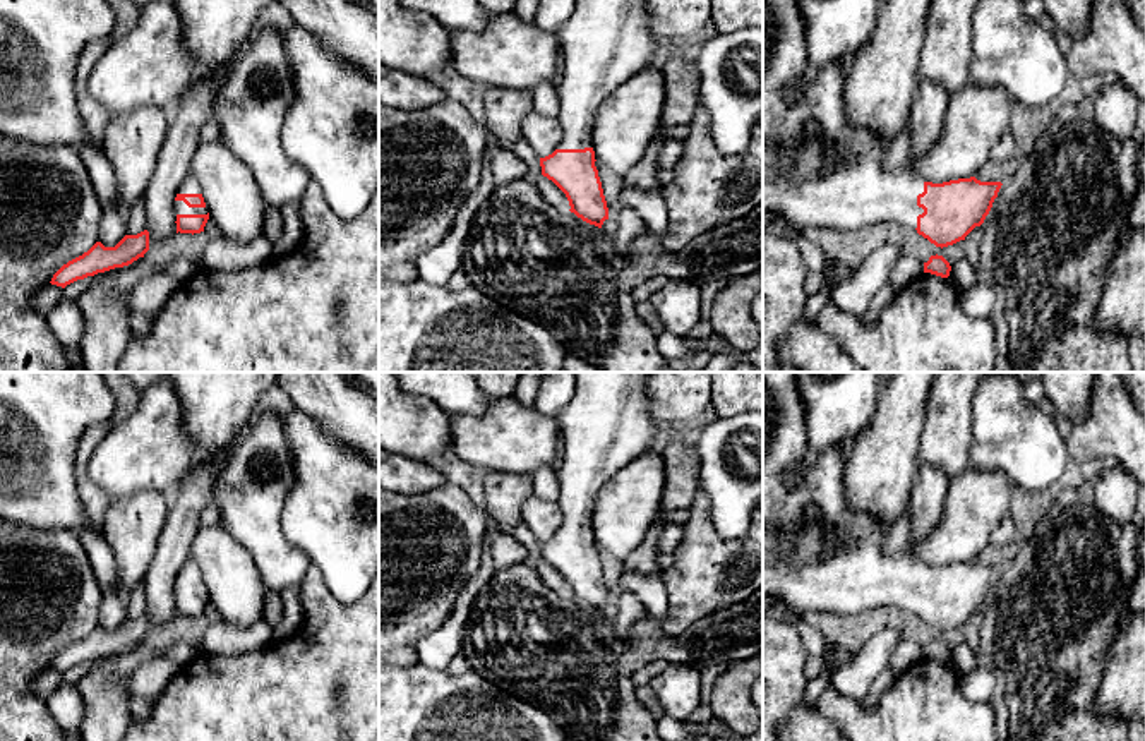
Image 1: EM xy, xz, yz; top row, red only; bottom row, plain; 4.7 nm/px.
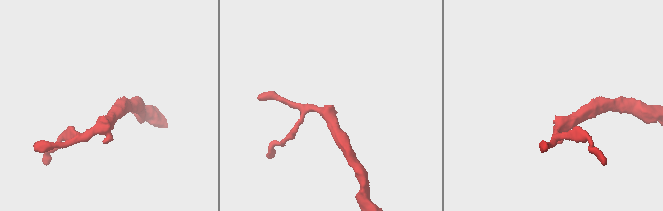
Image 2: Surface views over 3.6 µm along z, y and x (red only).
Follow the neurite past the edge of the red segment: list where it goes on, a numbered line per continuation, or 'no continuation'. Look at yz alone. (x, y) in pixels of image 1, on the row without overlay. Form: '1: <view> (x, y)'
1: yz (818, 554)

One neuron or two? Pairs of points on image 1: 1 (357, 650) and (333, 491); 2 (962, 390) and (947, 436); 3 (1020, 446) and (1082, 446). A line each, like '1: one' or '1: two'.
1: two
2: one
3: two

